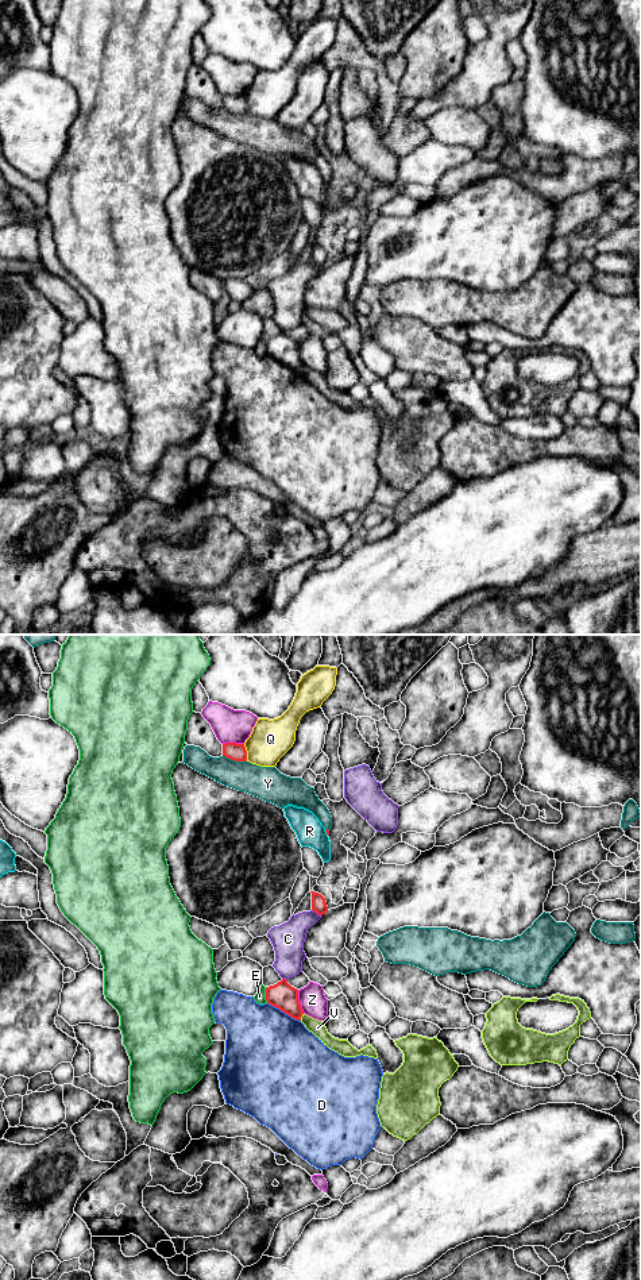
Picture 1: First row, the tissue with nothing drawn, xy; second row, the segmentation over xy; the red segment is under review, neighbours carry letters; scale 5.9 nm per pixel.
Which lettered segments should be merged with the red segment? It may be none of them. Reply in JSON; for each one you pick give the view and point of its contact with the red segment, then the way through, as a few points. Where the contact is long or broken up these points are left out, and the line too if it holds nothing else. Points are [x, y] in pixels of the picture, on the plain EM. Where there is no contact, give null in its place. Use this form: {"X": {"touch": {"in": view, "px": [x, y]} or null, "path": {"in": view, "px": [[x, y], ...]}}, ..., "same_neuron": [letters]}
{"same_neuron": []}

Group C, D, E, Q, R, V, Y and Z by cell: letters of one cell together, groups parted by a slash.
C / D / E / Q / R / V / Y / Z

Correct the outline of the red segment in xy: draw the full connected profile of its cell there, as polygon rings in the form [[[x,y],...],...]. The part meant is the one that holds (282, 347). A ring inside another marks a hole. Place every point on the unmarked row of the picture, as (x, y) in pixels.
[[[286,331],[266,340],[266,352],[291,370],[301,373],[304,363],[298,352],[298,342],[291,339]]]

